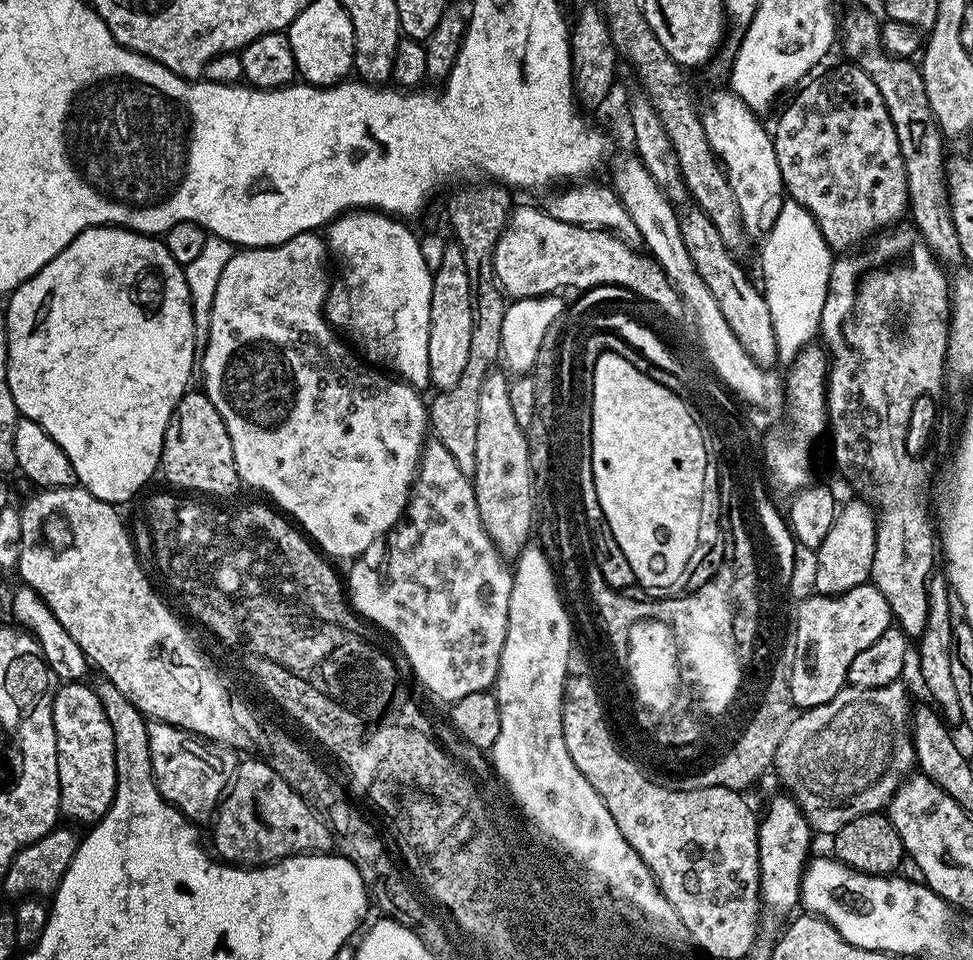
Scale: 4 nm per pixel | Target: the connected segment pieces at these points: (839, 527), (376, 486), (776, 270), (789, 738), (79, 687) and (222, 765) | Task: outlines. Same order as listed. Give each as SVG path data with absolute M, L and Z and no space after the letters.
M860 498L855 499L837 511L830 534L826 534L822 546L815 549L817 593L839 594L865 583L871 577L878 516L871 503Z
M303 232L294 238L290 238L281 244L271 244L268 248L249 248L247 250L237 251L225 264L222 270L221 278L218 279L218 288L214 291L214 300L212 306L212 317L209 322L208 341L202 345L202 355L198 360L199 371L204 371L204 385L202 391L204 395L210 398L210 402L214 402L214 406L218 410L218 414L222 414L222 422L226 422L226 432L230 434L230 442L234 446L234 462L238 466L238 474L241 481L245 485L248 484L252 488L257 488L260 492L265 492L269 496L271 503L277 509L283 510L329 557L341 556L342 559L351 561L353 558L360 558L364 551L375 542L376 539L387 537L392 529L400 522L400 517L404 515L405 508L408 507L408 495L412 493L412 483L416 481L416 473L420 467L420 454L424 451L426 443L426 435L430 425L428 423L428 410L426 400L423 400L421 393L413 388L410 384L405 384L399 378L393 378L391 375L385 374L381 369L365 362L351 347L345 344L339 335L334 331L328 319L324 317L324 303L328 300L330 291L330 279L328 280L328 264L330 265L330 253L326 247L326 240L323 235L316 232Z
M786 202L782 206L782 210L778 214L778 220L774 222L774 226L772 228L767 229L765 236L768 237L765 238L764 245L760 248L760 272L764 275L762 291L764 293L766 306L770 310L770 320L774 326L774 334L776 335L776 341L778 342L778 350L780 351L778 360L781 365L787 366L791 364L793 358L797 356L812 339L815 339L819 333L820 315L822 314L822 306L826 302L826 290L828 289L828 283L830 282L830 270L832 269L834 253L832 249L829 248L828 243L826 243L826 241L822 238L820 227L816 225L815 218L811 216L811 214L809 214L801 204L797 204L795 202Z
M901 684L872 689L845 686L830 702L793 715L790 730L786 730L786 738L782 738L776 751L774 773L784 783L783 791L800 807L813 833L831 834L842 830L846 822L854 822L854 818L871 812L883 813L893 794L917 767L908 692Z
M64 682L56 689L56 697L52 703L52 717L54 718L54 738L56 739L56 757L58 758L58 782L60 783L60 816L69 816L72 820L77 820L83 826L91 826L97 820L102 819L110 810L112 799L116 797L116 747L114 746L114 730L110 726L108 709L106 704L99 700L98 694L92 686L84 682Z
M152 722L148 725L147 763L152 769L152 778L156 781L156 788L162 798L176 807L183 816L193 822L200 820L211 821L214 813L234 775L233 761L228 761L233 749L214 740L205 740L204 737L182 730L173 724Z

